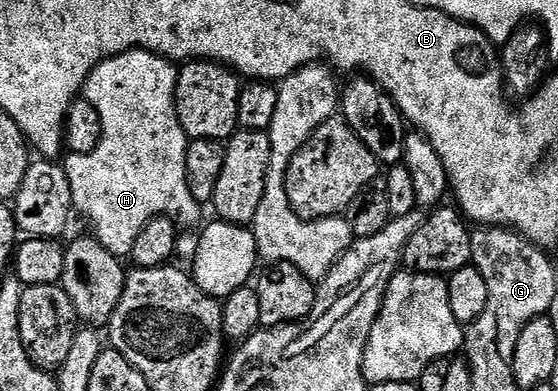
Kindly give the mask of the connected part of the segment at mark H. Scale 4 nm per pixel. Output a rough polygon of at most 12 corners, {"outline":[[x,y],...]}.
{"outline":[[99,62],[98,148],[62,165],[115,258],[155,218],[192,228],[177,67]]}

